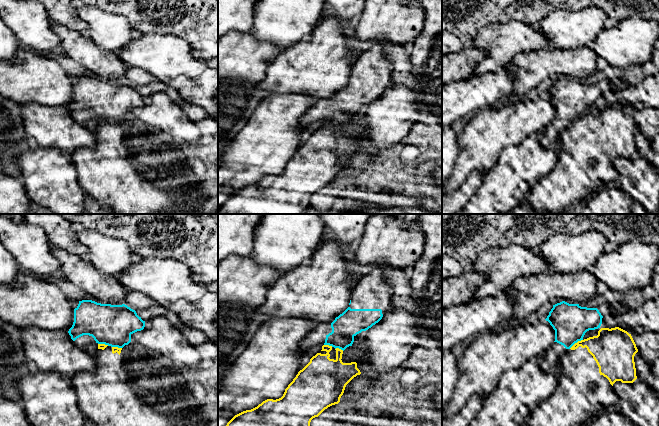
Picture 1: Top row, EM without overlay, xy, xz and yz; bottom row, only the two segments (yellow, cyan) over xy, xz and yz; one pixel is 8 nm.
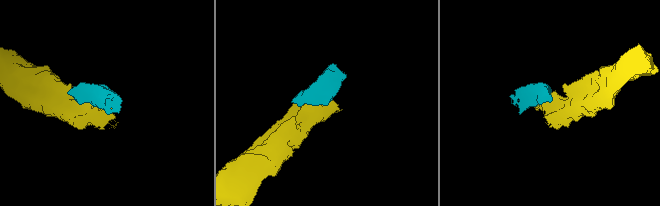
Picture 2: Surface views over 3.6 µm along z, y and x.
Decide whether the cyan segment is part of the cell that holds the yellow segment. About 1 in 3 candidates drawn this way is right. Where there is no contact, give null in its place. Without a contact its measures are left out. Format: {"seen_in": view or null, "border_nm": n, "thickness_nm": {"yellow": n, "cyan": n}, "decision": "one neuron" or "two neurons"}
{"seen_in": "yz", "border_nm": 130, "thickness_nm": {"yellow": 240, "cyan": 280}, "decision": "two neurons"}

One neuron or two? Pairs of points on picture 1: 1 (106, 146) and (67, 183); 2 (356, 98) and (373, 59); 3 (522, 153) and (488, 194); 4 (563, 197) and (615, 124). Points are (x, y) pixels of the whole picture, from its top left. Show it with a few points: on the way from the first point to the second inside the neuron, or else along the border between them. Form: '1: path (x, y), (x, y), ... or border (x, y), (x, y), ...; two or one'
1: border (69, 156), (75, 165), (78, 183), (86, 194); two
2: path (363, 88), (369, 78), (369, 69); one
3: path (522, 164), (499, 188); one
4: path (570, 179), (574, 167), (599, 142); one

